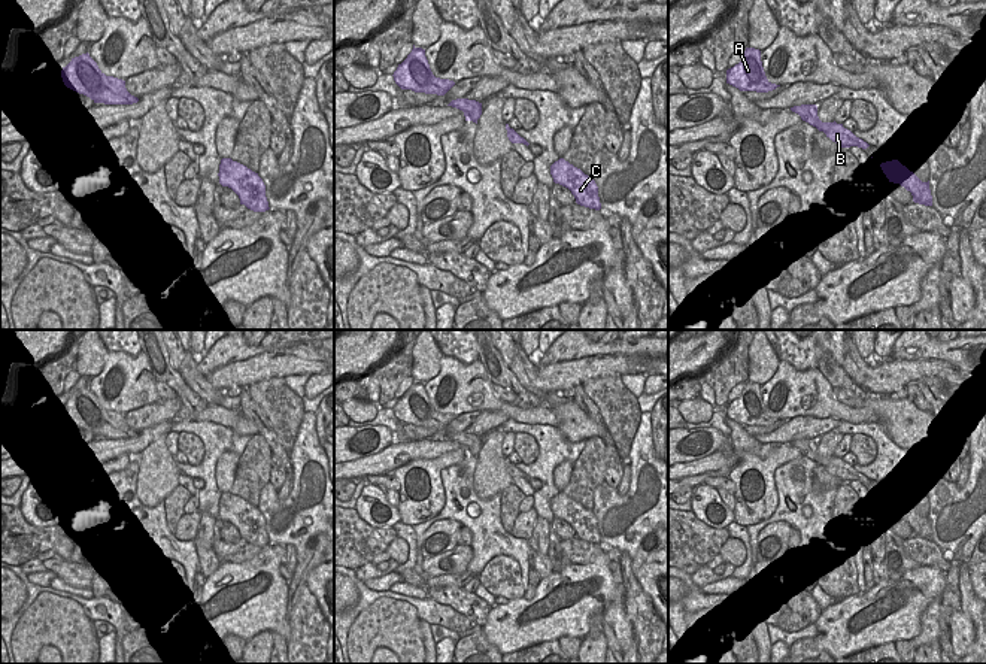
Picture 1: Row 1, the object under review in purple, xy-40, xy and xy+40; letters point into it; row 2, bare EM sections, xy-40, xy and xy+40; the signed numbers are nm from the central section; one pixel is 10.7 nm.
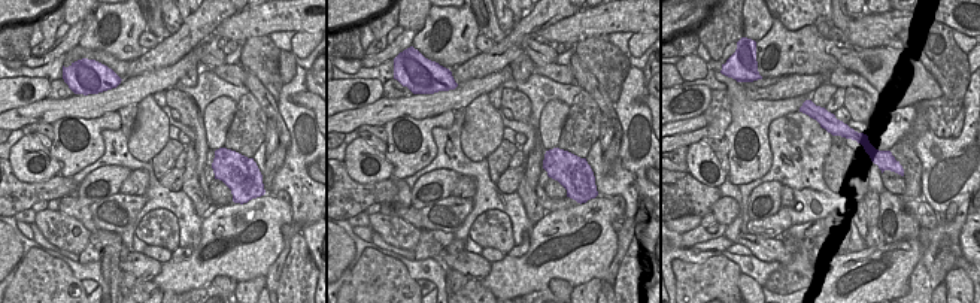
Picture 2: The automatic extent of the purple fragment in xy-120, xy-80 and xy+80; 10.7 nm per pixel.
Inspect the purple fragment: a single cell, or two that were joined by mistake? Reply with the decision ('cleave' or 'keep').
keep

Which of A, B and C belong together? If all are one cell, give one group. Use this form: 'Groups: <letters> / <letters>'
Groups: A B C

